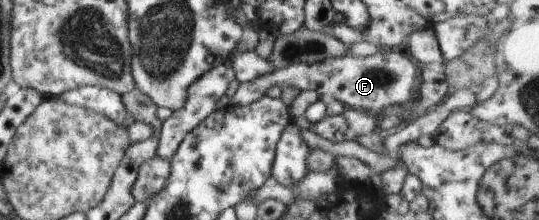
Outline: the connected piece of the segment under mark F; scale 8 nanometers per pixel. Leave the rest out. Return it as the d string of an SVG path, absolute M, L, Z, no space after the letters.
M380 48L378 52L367 57L355 57L354 55L346 54L342 56L325 58L320 62L312 64L298 63L291 64L286 68L274 69L272 72L265 74L263 77L253 78L252 80L241 82L230 98L231 105L247 105L261 99L264 92L270 86L296 86L300 91L314 91L321 99L336 99L345 107L368 111L373 115L376 112L382 112L384 108L388 108L391 104L404 104L404 102L414 102L417 98L416 86L416 68L410 63L410 57L401 48Z

